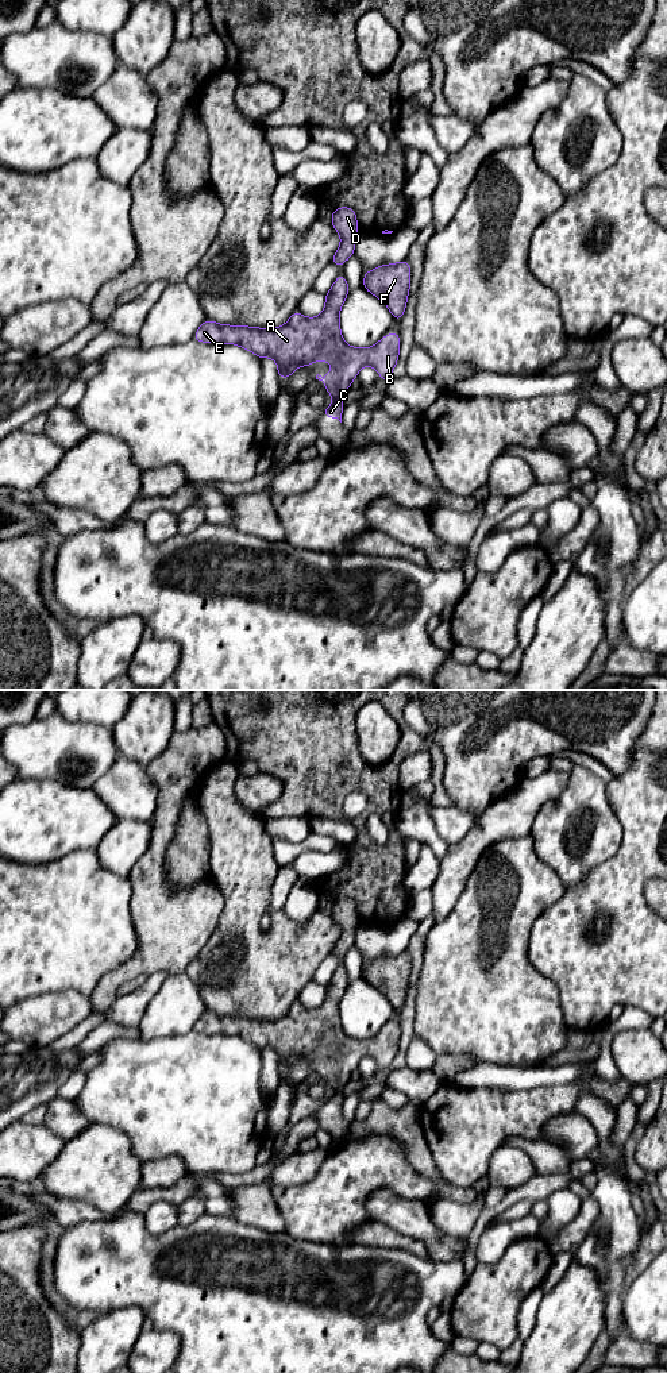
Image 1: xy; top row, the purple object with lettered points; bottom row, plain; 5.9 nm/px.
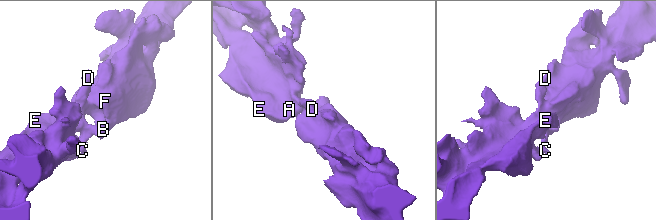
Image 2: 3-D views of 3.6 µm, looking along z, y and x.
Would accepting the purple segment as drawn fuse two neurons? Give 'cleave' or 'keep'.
keep

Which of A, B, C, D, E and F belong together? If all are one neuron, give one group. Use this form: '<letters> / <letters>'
A B C D E F

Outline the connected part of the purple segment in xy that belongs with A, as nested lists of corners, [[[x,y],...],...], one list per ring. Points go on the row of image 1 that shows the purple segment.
[[[339,274],[325,294],[325,308],[317,317],[308,319],[294,311],[288,323],[278,328],[223,325],[207,319],[193,339],[201,343],[238,344],[261,359],[274,358],[278,379],[290,377],[300,365],[309,369],[313,360],[331,362],[334,369],[328,375],[316,375],[335,400],[321,416],[335,417],[342,423],[342,397],[358,377],[359,369],[373,366],[383,383],[398,360],[401,343],[400,333],[390,332],[373,347],[348,347],[339,328],[339,311],[348,292],[346,277]]]

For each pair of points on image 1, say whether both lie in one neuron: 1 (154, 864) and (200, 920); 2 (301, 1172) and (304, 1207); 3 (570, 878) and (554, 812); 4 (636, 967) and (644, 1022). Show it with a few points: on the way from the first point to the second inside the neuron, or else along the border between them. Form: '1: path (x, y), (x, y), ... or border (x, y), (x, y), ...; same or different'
1: path (154, 880), (154, 884), (184, 914); same
2: border (323, 1159), (317, 1172), (311, 1179), (285, 1188); different
3: path (571, 862), (570, 828); same
4: border (621, 1007), (639, 1006), (652, 1015); different

